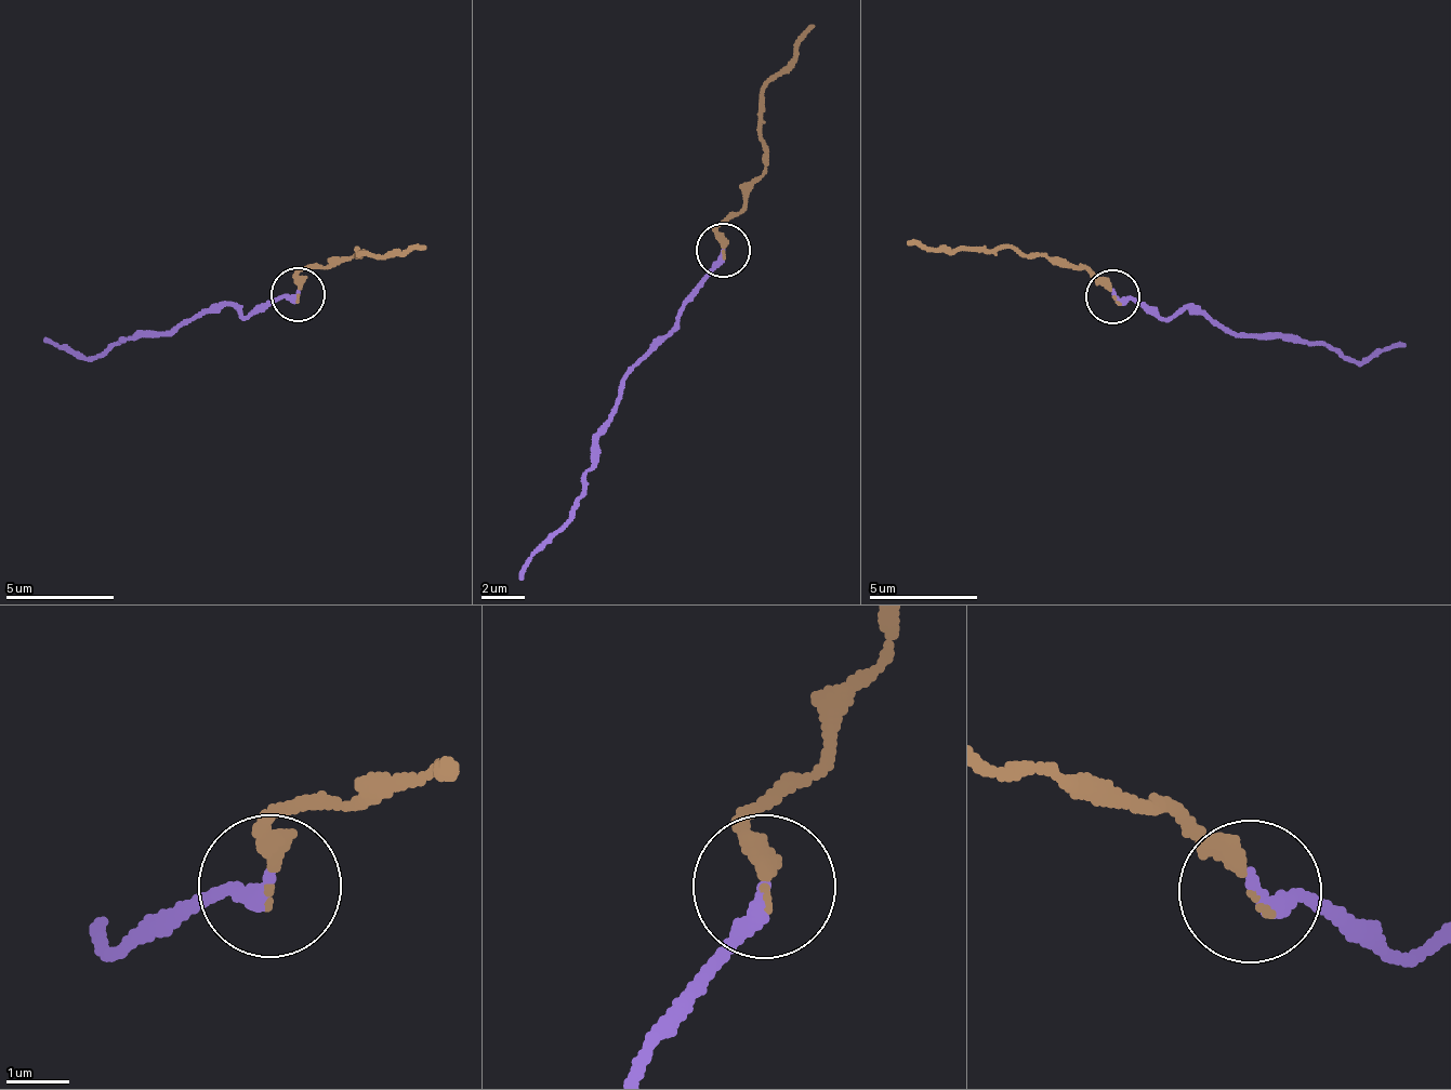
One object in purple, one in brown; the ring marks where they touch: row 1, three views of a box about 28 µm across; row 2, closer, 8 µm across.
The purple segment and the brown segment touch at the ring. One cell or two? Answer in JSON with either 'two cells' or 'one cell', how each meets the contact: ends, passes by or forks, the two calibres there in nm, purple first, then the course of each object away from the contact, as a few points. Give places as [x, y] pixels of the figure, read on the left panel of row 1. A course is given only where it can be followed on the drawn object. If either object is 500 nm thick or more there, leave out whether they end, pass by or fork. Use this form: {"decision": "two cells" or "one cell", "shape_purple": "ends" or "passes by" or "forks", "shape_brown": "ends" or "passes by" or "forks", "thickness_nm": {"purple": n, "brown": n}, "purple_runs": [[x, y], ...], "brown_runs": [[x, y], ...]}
{"decision": "one cell", "shape_purple": "ends", "shape_brown": "ends", "thickness_nm": {"purple": 280, "brown": 260}, "purple_runs": [[297, 293], [289, 292], [246, 316], [215, 303], [172, 332], [141, 332], [96, 355], [45, 340]], "brown_runs": [[297, 293], [305, 268], [355, 255], [359, 248], [366, 256], [427, 244]]}

